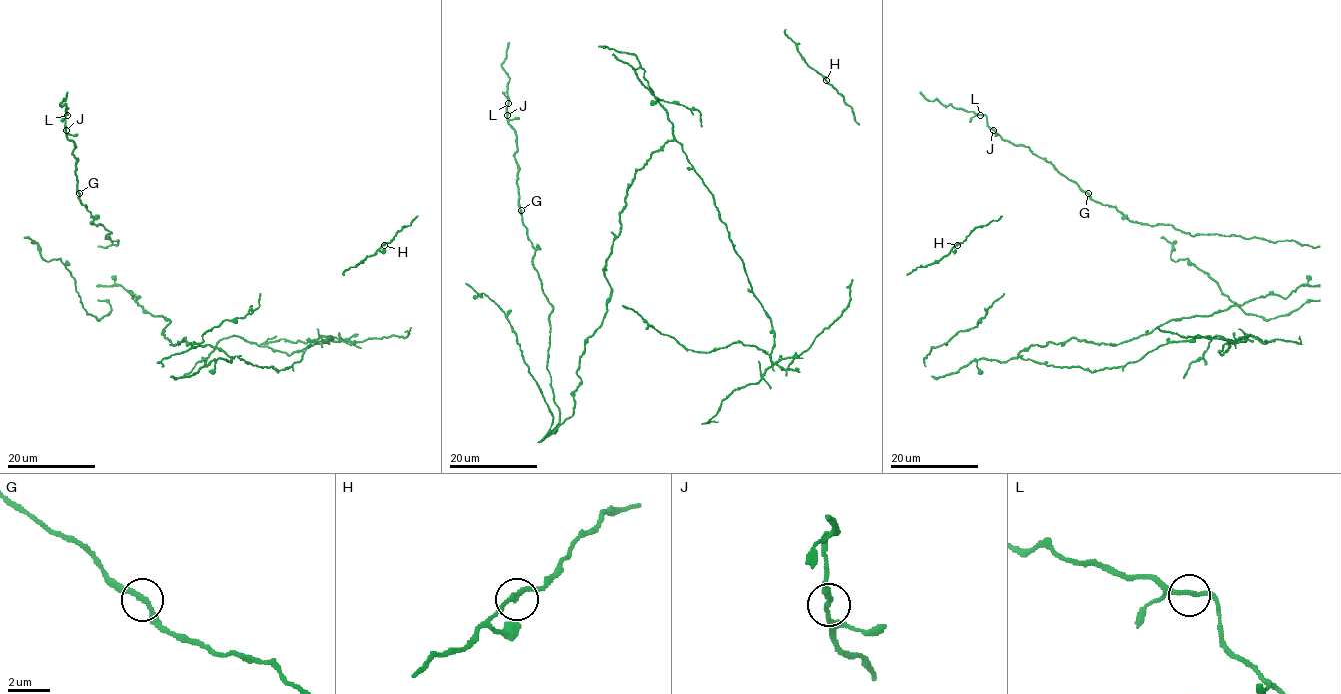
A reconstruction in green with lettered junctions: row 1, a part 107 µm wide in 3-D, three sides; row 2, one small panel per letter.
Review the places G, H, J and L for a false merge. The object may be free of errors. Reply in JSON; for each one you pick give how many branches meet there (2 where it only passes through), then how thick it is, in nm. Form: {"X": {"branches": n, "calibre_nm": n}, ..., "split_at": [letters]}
{"G": {"branches": 2, "calibre_nm": 240}, "split_at": ["G"]}

